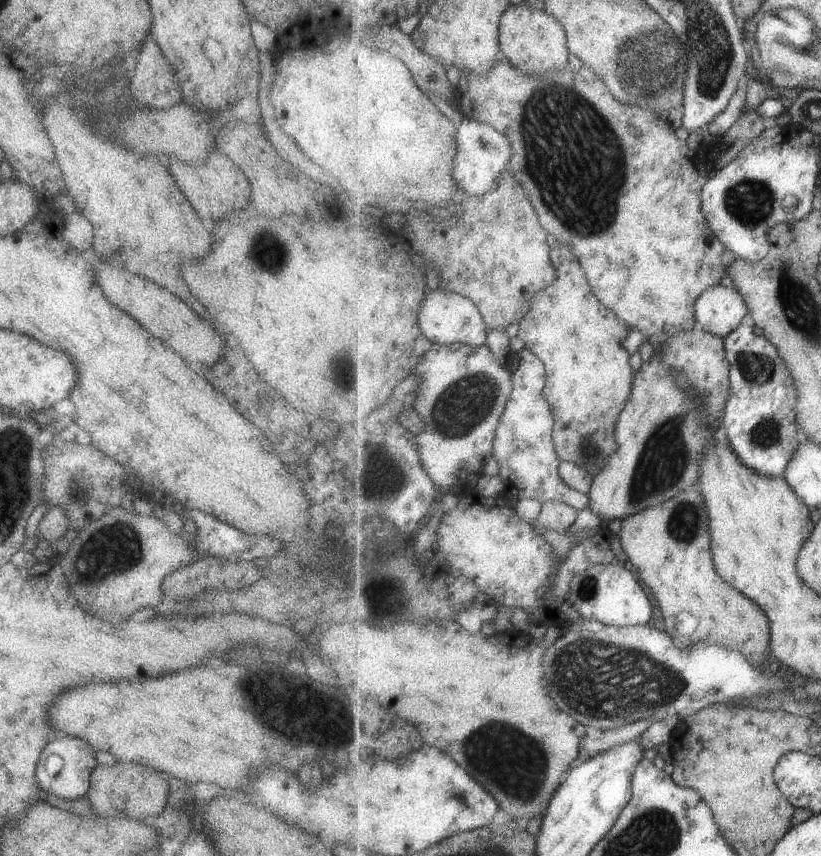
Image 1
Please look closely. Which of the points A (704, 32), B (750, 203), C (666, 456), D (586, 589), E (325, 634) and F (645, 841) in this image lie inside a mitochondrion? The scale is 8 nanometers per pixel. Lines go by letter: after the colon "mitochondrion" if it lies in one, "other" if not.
A: mitochondrion
B: mitochondrion
C: mitochondrion
D: mitochondrion
E: other
F: mitochondrion

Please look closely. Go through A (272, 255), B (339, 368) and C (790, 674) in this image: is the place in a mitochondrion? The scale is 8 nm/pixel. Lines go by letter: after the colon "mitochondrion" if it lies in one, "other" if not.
A: mitochondrion
B: mitochondrion
C: other

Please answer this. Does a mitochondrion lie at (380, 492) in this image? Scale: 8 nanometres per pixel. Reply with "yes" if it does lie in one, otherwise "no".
yes

